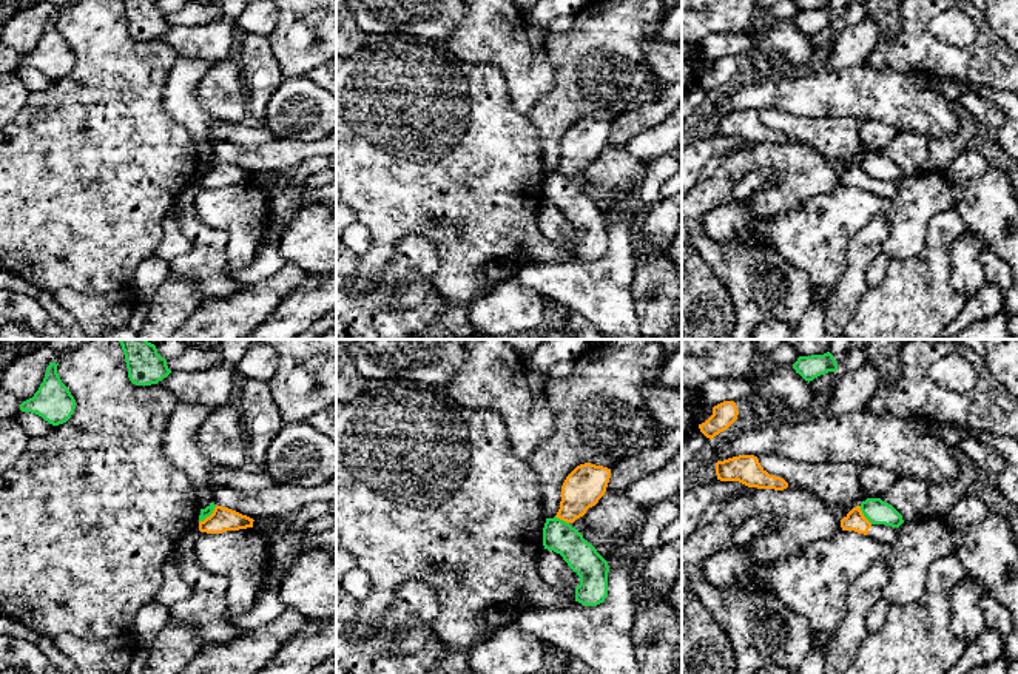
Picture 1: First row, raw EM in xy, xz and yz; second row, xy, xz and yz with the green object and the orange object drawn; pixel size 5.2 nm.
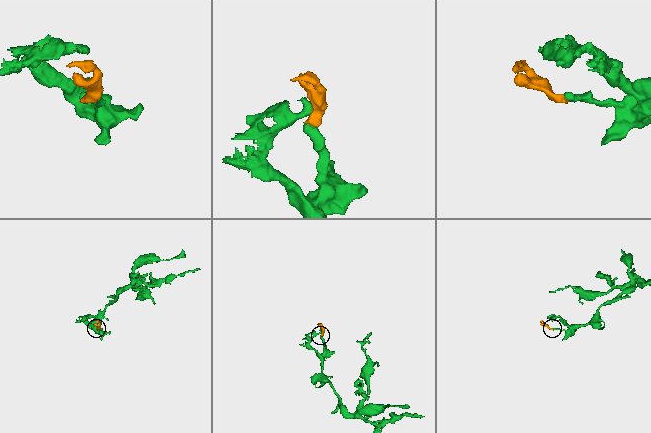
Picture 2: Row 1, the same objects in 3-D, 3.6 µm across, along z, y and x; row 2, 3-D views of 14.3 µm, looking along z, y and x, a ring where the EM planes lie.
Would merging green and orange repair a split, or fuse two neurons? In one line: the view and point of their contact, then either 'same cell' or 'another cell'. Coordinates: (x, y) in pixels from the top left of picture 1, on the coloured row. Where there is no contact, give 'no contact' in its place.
meets green in xy at (208, 515); another cell

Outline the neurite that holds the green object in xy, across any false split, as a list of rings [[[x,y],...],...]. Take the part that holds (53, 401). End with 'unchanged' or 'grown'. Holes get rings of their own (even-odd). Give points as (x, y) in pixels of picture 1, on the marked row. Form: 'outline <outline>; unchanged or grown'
outline [[[49,362],[39,390],[20,404],[22,412],[35,413],[52,426],[66,423],[76,409],[76,399],[62,382],[57,366],[59,362]]]; unchanged

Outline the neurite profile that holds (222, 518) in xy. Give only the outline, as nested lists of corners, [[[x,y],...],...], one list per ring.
[[[216,506],[210,517],[207,517],[204,521],[199,521],[199,531],[207,534],[222,534],[227,531],[253,527],[253,521],[253,518],[236,511]]]

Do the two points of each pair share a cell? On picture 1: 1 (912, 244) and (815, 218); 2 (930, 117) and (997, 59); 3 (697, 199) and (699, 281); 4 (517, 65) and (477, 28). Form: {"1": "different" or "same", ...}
{"1": "same", "2": "different", "3": "different", "4": "same"}

